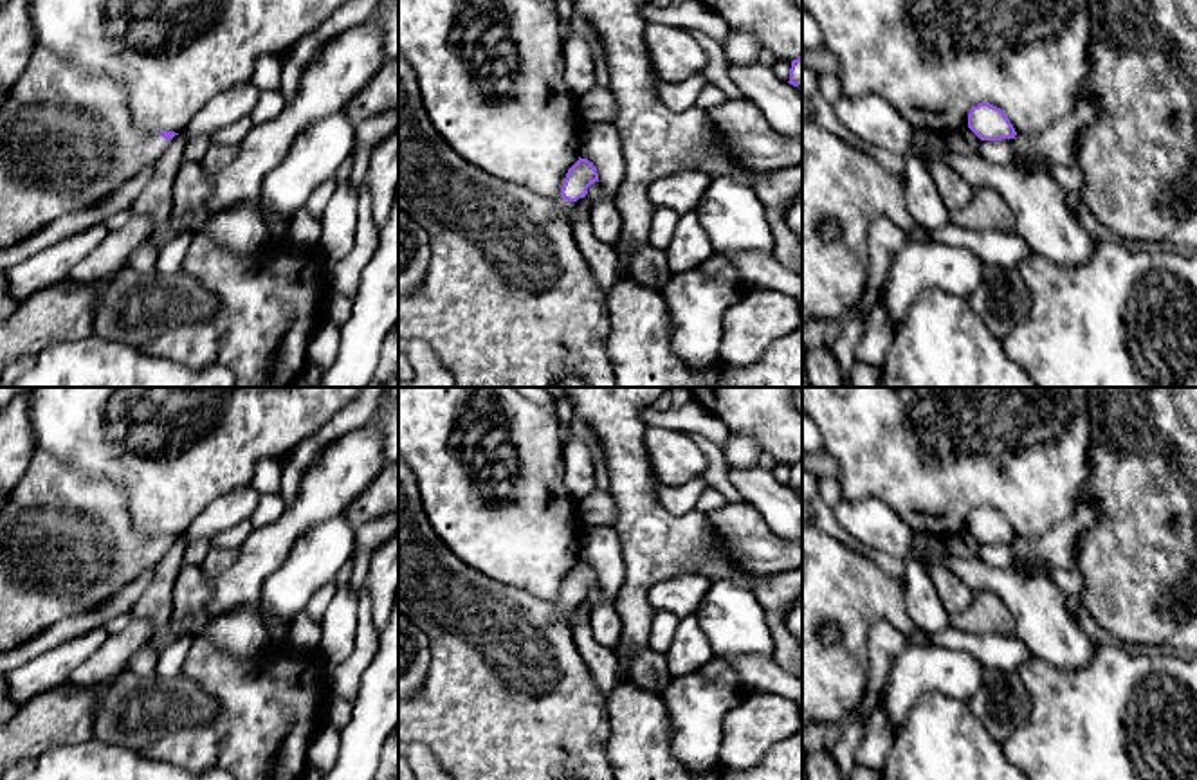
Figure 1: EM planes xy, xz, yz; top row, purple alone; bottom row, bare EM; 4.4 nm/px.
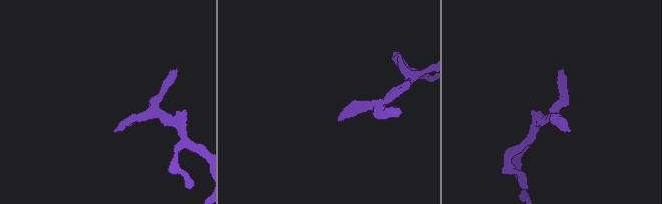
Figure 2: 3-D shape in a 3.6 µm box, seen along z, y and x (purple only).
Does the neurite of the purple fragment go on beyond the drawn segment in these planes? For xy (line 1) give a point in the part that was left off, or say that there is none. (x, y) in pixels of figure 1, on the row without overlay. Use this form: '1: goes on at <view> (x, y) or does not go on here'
1: goes on at xy (67, 544)

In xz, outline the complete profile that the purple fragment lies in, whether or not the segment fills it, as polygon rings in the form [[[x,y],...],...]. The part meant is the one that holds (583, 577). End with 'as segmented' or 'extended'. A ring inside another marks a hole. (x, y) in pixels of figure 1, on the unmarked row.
[[[398,456],[398,611],[420,627],[431,645],[431,665],[422,688],[409,699],[398,699],[398,742],[420,742],[431,749],[440,766],[452,780],[615,780],[613,769],[606,757],[609,730],[600,731],[600,721],[606,715],[606,695],[591,679],[591,674],[577,650],[570,623],[564,611],[588,598],[588,591],[598,585],[593,566],[580,562],[568,573],[561,598],[543,602],[526,591],[499,584],[460,560],[433,530],[418,492],[415,472]]]; extended

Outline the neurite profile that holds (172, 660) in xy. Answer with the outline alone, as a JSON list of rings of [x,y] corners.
[[[180,638],[168,645],[159,656],[155,676],[168,679],[182,674],[193,641],[195,638]]]

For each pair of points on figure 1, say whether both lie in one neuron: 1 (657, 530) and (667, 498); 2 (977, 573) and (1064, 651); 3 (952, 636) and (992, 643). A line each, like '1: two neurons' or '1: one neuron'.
1: two neurons
2: one neuron
3: one neuron

